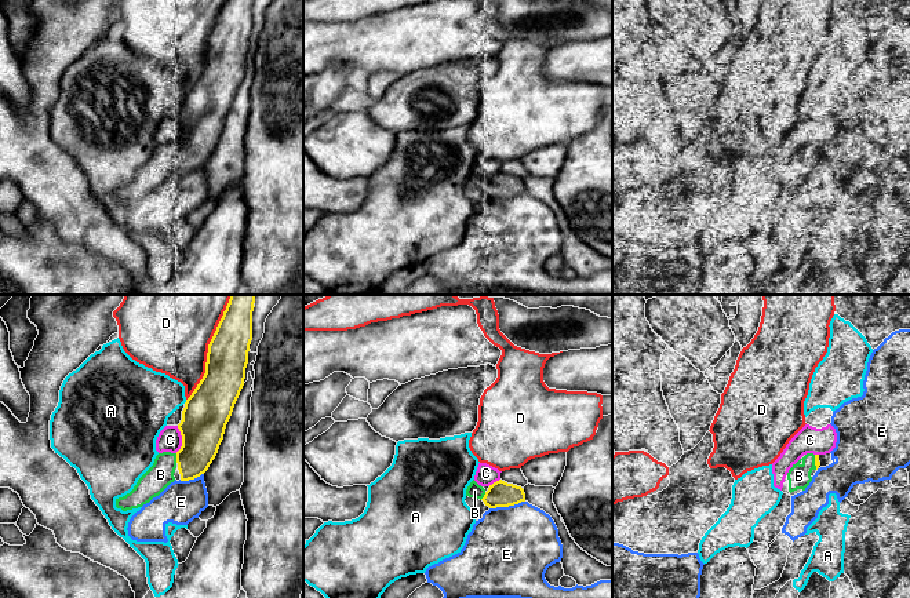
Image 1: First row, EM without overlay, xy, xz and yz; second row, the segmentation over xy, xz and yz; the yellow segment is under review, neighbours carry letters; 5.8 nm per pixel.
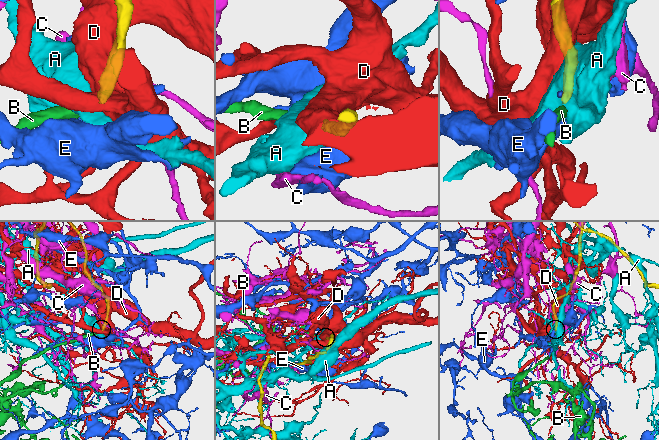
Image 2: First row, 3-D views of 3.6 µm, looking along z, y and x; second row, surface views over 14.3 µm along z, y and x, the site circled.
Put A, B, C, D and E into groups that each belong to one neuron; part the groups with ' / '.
A / B / C / D / E

